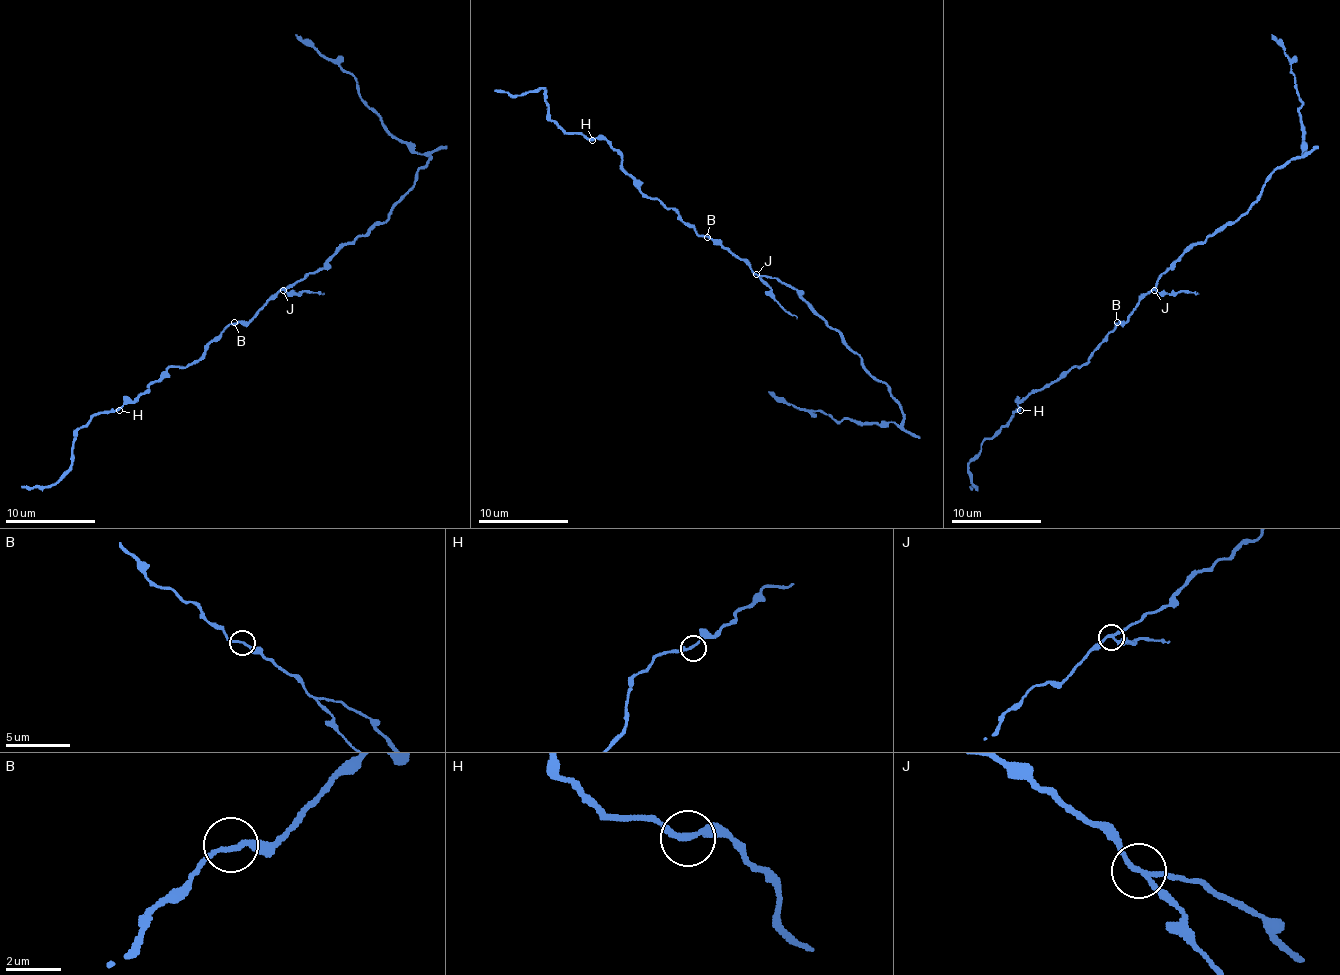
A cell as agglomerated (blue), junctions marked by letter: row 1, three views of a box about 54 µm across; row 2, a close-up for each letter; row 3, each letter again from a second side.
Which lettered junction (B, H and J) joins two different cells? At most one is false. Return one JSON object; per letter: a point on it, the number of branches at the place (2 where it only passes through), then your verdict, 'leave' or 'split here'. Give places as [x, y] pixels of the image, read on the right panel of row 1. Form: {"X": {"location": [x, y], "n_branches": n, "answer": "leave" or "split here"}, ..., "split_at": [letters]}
{"B": {"location": [1117, 322], "n_branches": 2, "answer": "leave"}, "H": {"location": [1020, 410], "n_branches": 2, "answer": "leave"}, "J": {"location": [1154, 290], "n_branches": 3, "answer": "split here"}, "split_at": ["J"]}

